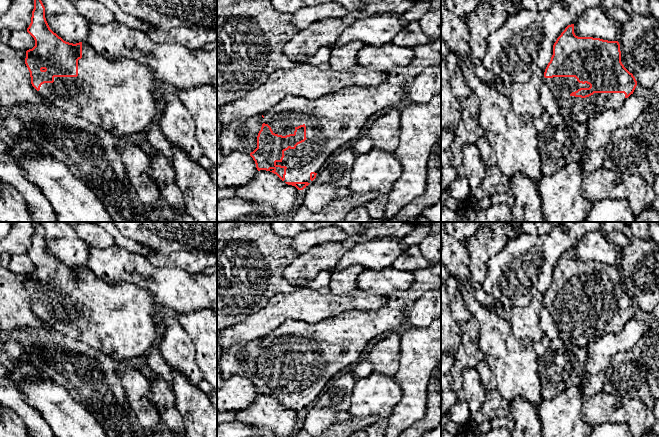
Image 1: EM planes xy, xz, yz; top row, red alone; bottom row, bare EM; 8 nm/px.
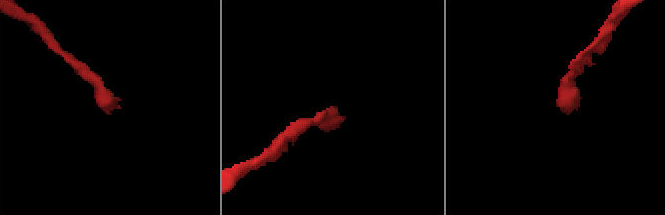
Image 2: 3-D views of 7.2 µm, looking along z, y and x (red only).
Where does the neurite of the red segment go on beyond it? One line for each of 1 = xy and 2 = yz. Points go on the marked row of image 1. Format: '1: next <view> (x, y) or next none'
1: next xy (118, 96)
2: next yz (555, 92)

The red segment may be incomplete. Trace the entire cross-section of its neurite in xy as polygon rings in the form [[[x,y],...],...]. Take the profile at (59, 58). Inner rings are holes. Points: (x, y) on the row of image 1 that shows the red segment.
[[[34,0],[31,23],[27,32],[34,38],[35,46],[26,51],[25,64],[30,72],[31,84],[38,93],[55,107],[81,117],[94,127],[101,128],[118,138],[135,138],[146,132],[157,113],[157,106],[162,106],[162,99],[158,103],[155,100],[155,92],[160,82],[151,69],[127,58],[111,61],[97,53],[87,42],[73,44],[64,41],[50,29],[41,0]]]

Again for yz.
[[[574,24],[568,25],[553,45],[553,55],[548,63],[540,87],[540,101],[550,116],[560,114],[565,122],[584,123],[590,117],[607,110],[616,109],[633,94],[637,81],[621,62],[620,44],[593,37],[578,37],[574,33]]]

